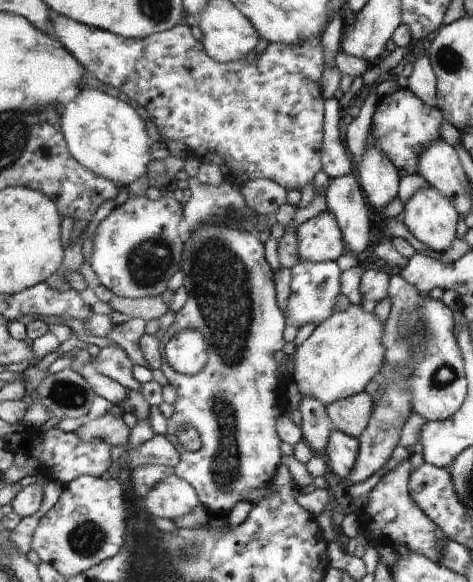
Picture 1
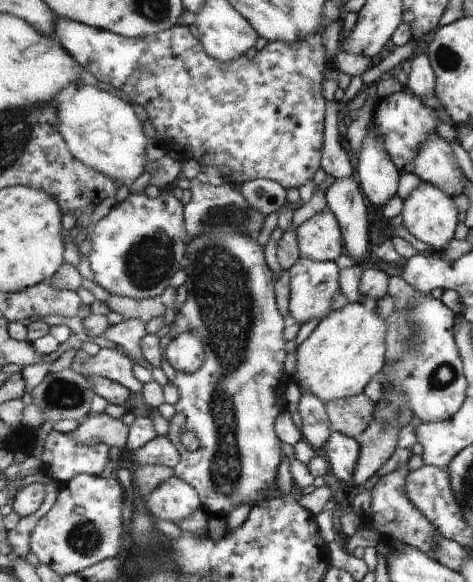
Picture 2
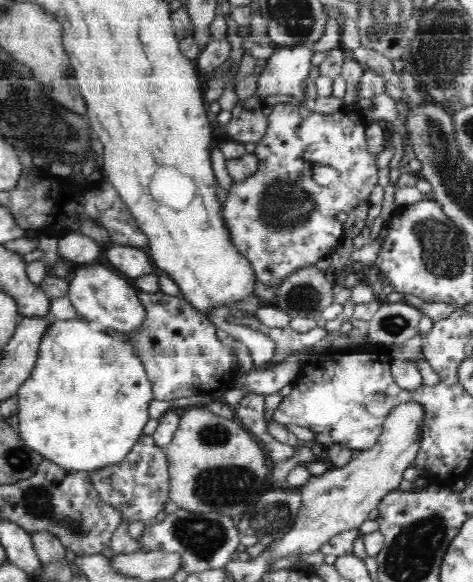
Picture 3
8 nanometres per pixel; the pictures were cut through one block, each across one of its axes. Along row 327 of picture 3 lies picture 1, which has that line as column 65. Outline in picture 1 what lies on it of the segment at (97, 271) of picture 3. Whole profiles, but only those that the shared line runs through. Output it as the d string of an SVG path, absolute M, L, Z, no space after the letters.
M84 85L74 100L60 105L58 109L62 134L73 157L82 166L122 188L142 178L144 164L152 161L148 154L150 138L146 136L144 120L138 118L124 97L112 98L106 92Z

